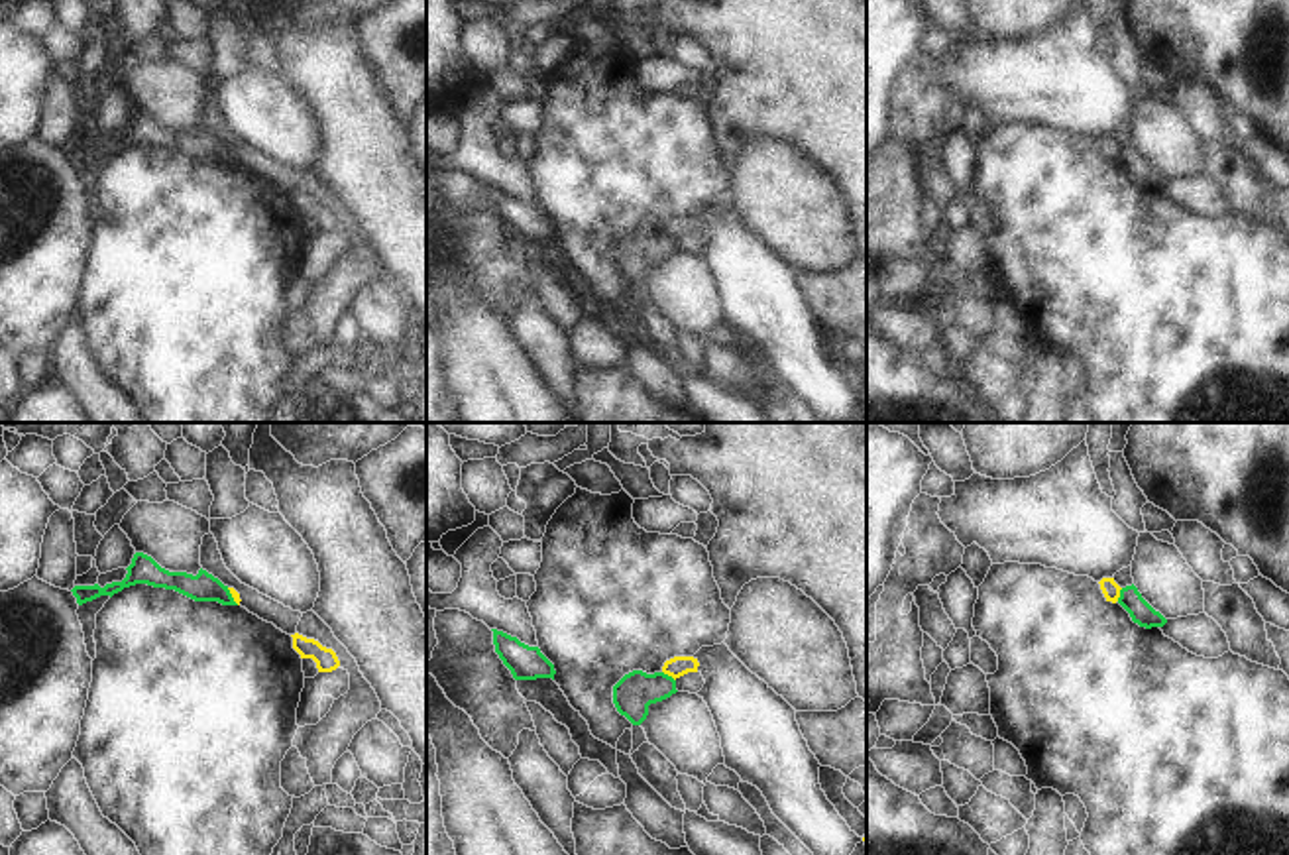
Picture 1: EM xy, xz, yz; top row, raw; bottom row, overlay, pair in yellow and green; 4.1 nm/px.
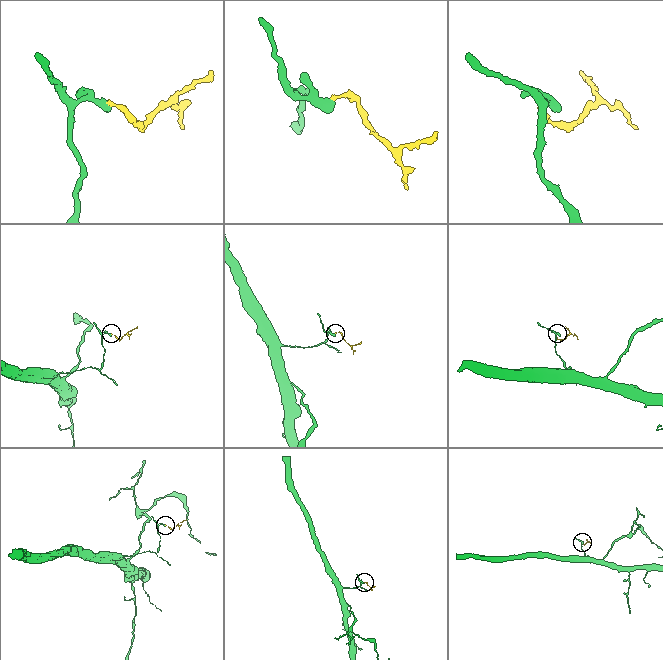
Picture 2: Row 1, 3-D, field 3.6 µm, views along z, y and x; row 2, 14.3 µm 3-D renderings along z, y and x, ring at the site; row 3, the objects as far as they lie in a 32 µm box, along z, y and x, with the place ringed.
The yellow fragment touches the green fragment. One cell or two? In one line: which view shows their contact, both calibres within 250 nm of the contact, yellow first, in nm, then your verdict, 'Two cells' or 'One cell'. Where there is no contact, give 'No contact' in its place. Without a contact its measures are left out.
Touches yellow in xz. Thickness 90 nm (yellow) against 160 nm. Two cells

